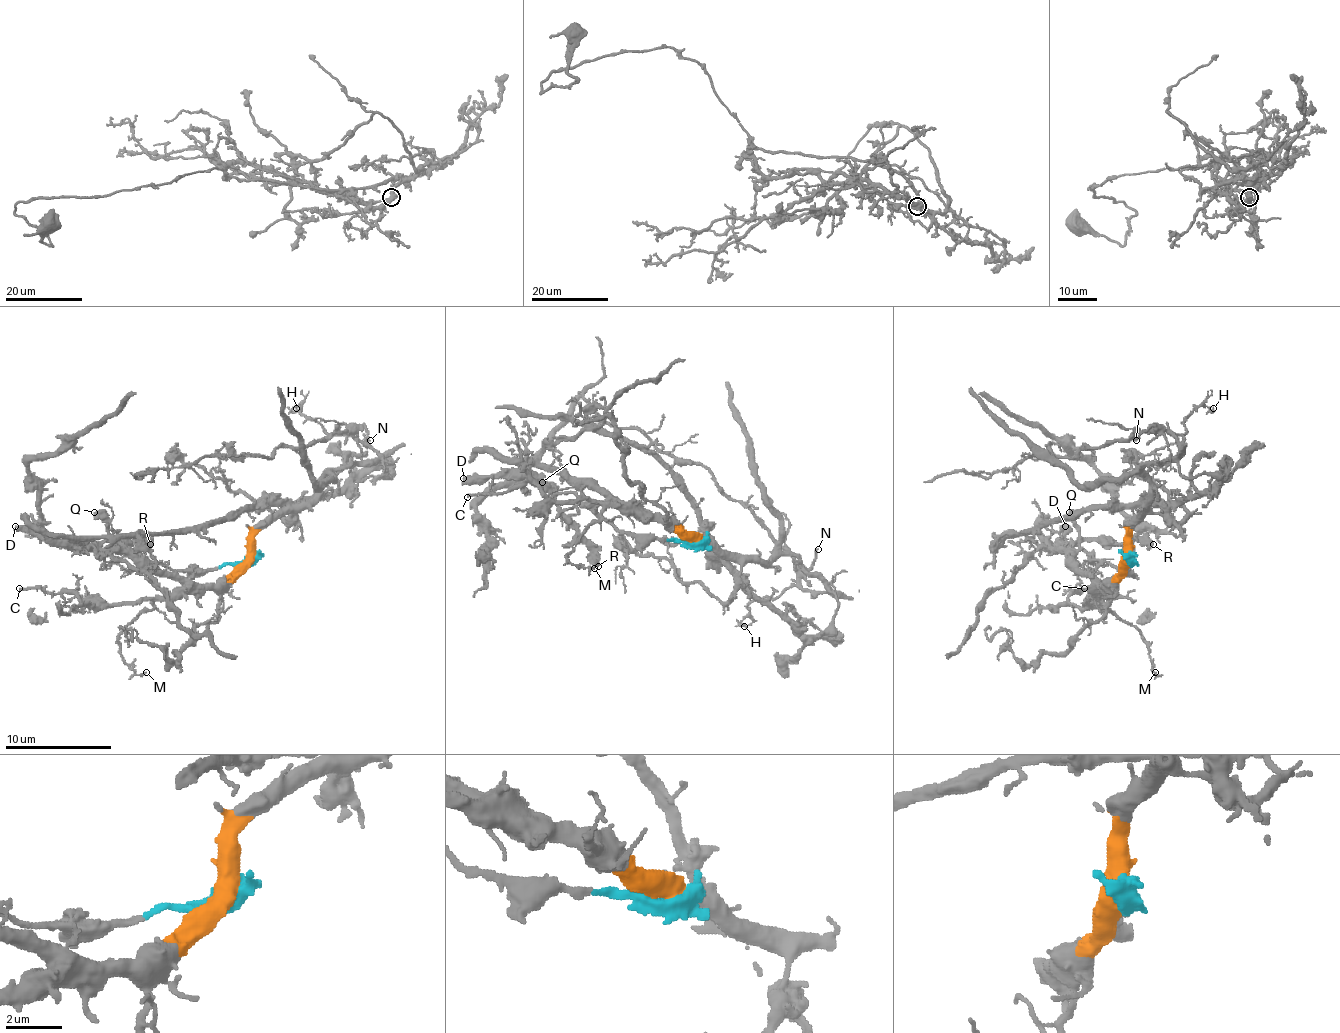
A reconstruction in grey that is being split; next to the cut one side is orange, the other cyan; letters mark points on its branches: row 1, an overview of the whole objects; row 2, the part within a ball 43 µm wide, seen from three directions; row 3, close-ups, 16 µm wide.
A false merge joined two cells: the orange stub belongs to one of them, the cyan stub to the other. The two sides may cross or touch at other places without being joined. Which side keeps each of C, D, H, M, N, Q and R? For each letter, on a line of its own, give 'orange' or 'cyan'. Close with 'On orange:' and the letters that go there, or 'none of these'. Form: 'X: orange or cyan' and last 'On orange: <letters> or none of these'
C: orange
D: cyan
H: orange
M: orange
N: orange
Q: cyan
R: cyan
On orange: C, H, M, N

